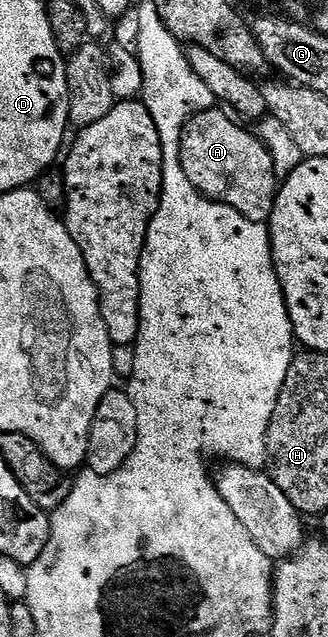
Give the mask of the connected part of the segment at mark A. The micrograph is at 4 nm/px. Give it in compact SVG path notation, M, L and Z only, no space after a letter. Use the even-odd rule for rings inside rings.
M217 106L190 116L181 132L183 174L208 200L239 210L243 218L265 222L273 212L279 177L273 172L271 156L263 142L250 129L248 132L240 126L245 127Z

